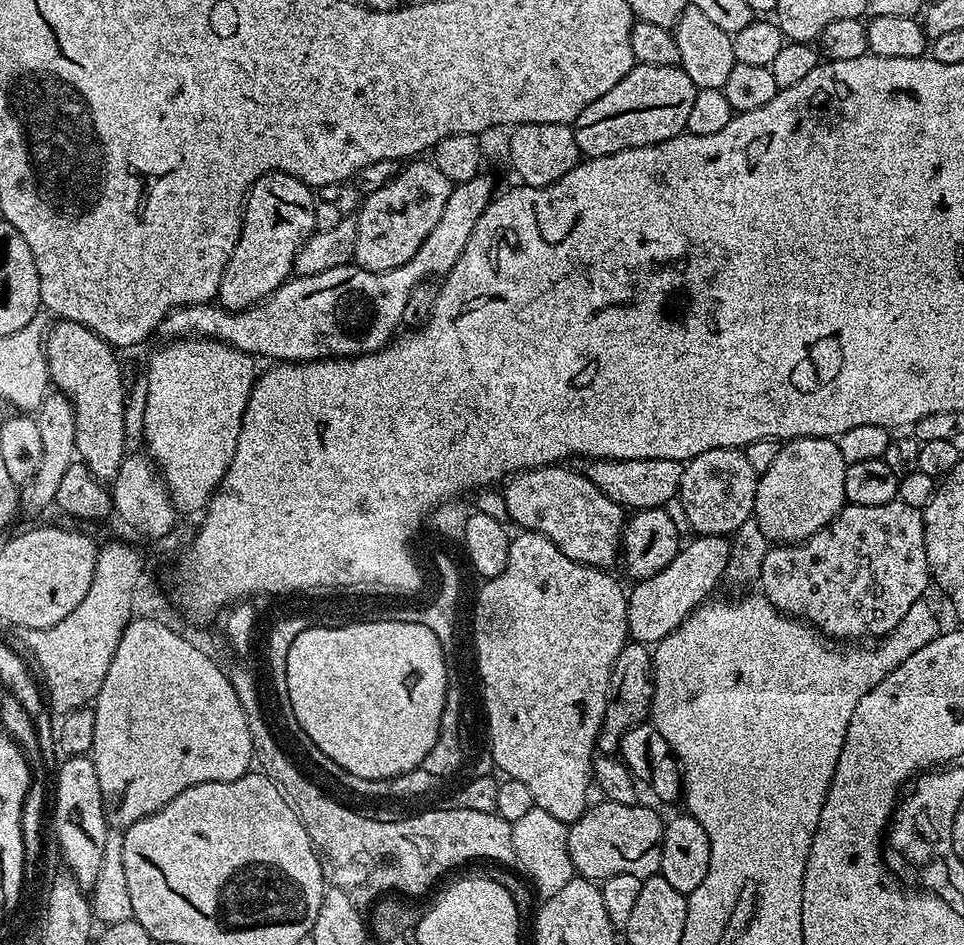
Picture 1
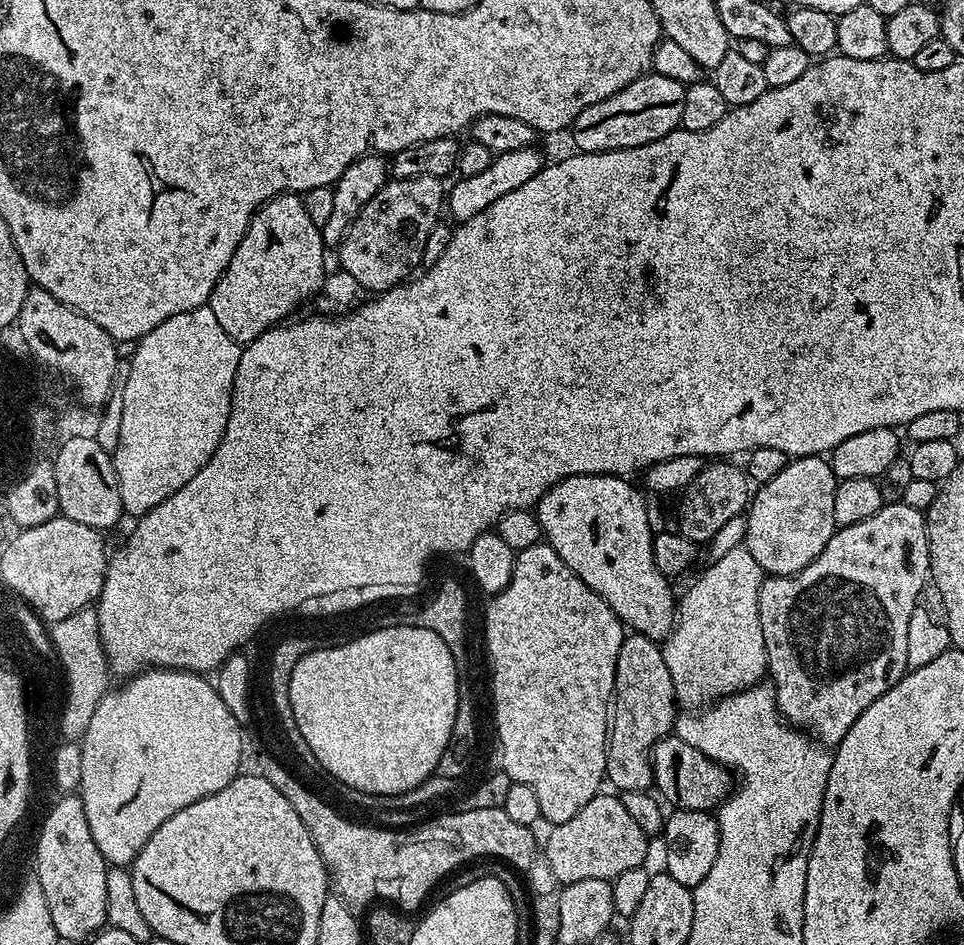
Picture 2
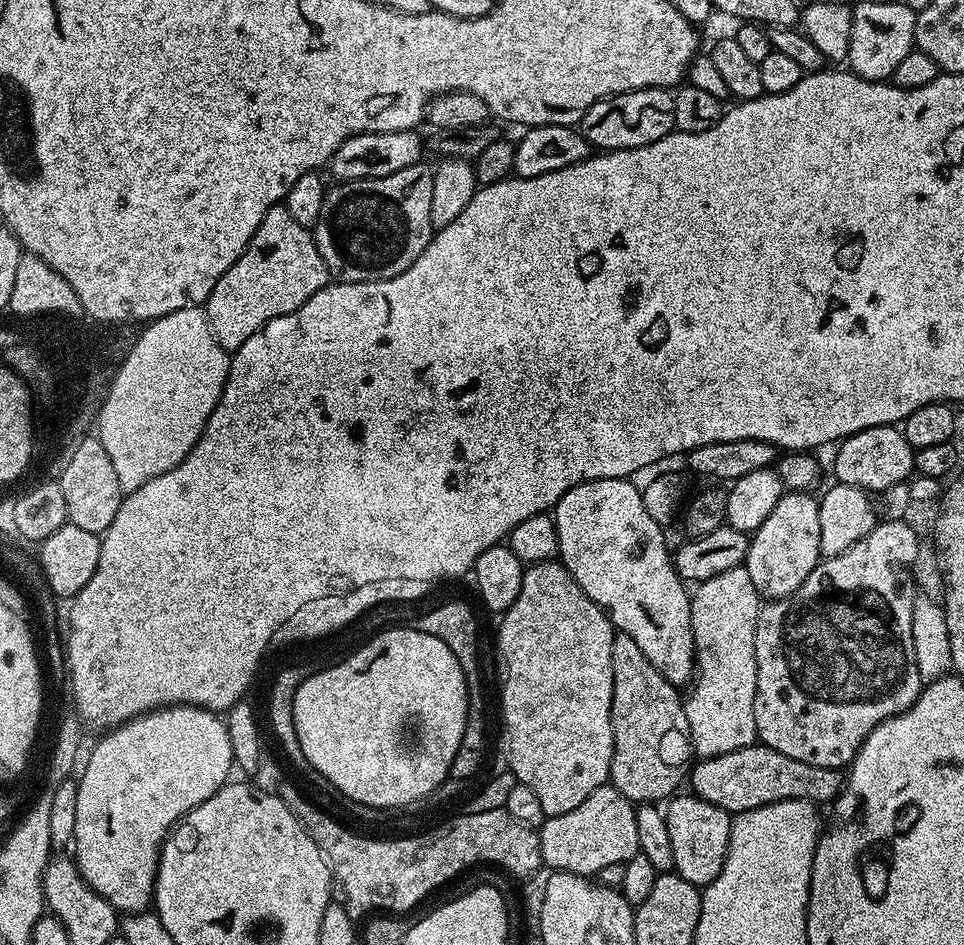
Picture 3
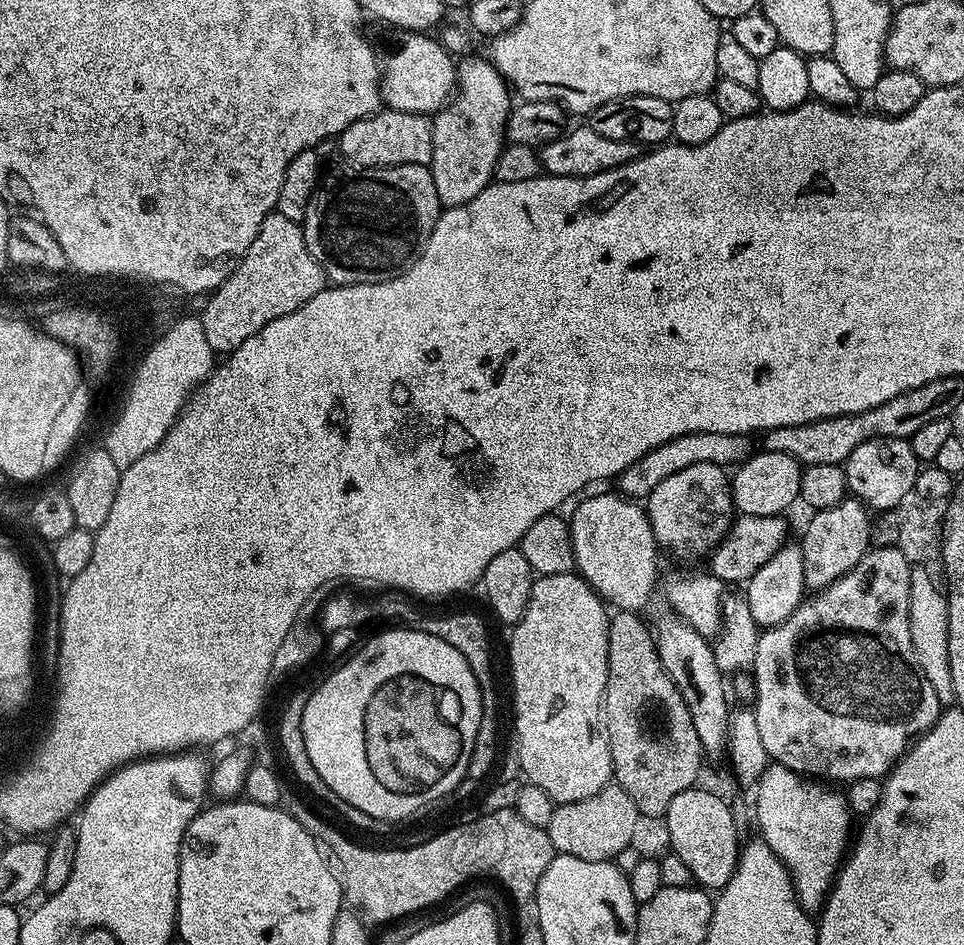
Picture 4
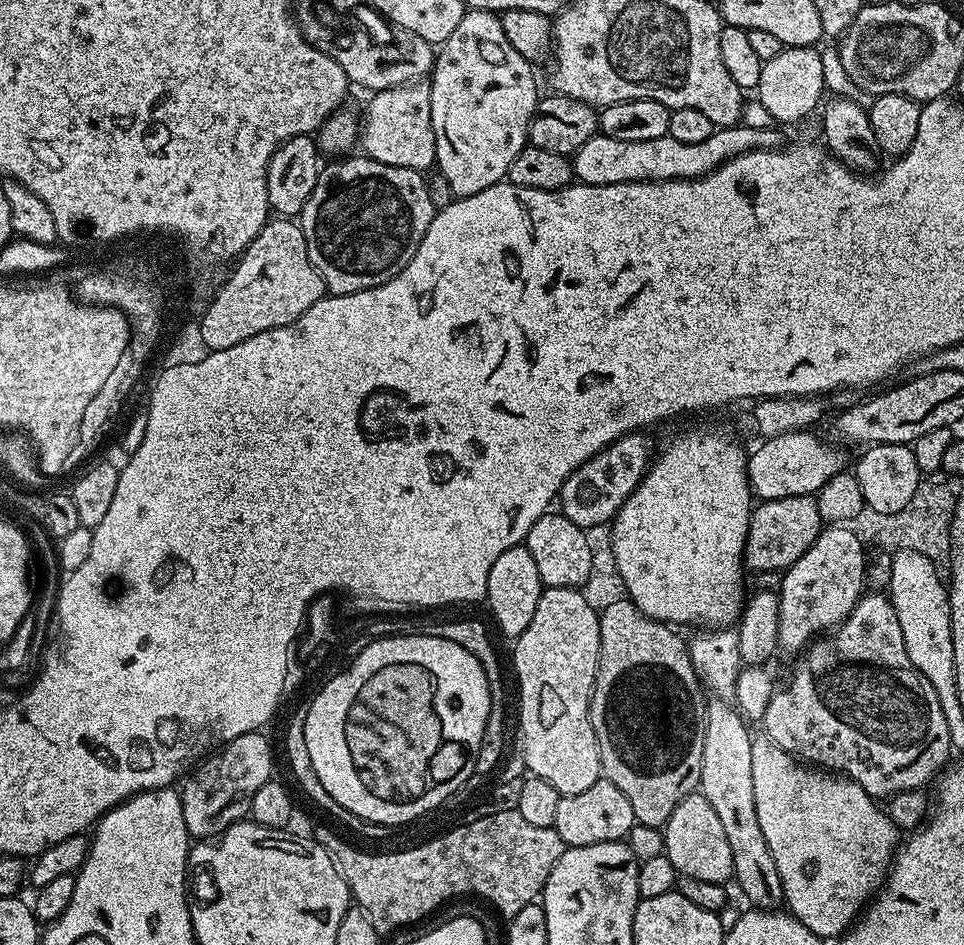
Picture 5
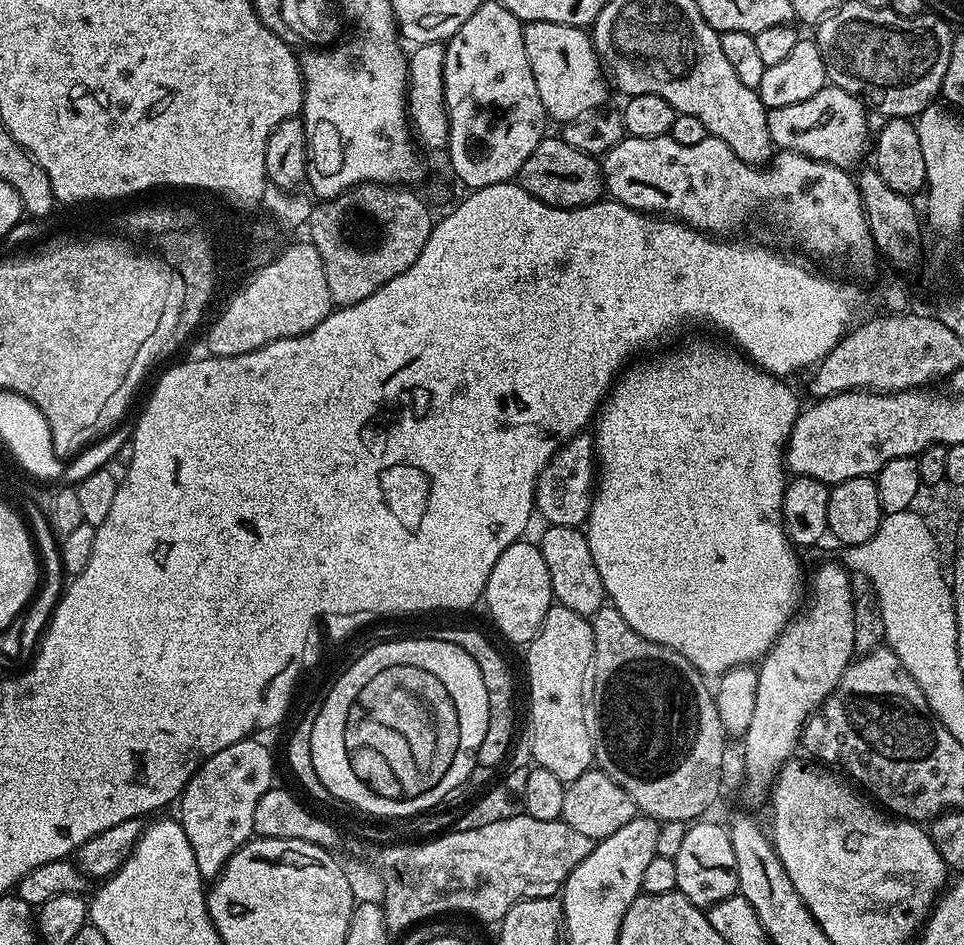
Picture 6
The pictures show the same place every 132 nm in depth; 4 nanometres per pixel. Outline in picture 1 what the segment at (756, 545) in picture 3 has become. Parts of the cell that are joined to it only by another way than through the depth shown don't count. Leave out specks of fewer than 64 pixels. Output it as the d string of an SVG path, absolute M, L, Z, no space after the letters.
M802 438L787 441L781 447L778 458L774 458L770 470L759 473L756 481L752 515L756 518L758 527L766 540L776 546L799 544L801 540L808 540L814 534L818 534L818 530L825 528L844 509L848 466L842 458L842 450L838 450L835 439Z

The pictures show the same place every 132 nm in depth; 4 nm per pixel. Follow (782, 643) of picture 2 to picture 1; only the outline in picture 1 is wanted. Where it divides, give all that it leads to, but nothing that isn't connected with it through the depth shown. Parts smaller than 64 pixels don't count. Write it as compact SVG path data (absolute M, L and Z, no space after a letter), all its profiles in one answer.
M898 498L882 506L845 503L844 509L828 525L808 540L769 547L762 558L758 586L779 612L811 624L825 638L836 642L860 642L863 636L883 638L902 622L906 610L915 605L914 598L930 587L924 513L914 506L906 506Z

